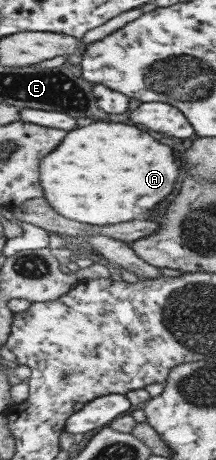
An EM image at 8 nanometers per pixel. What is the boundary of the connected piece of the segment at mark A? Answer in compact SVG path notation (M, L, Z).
M93 123L69 132L63 147L42 162L42 184L51 207L69 219L109 226L141 219L175 191L181 165L171 145L123 123Z

